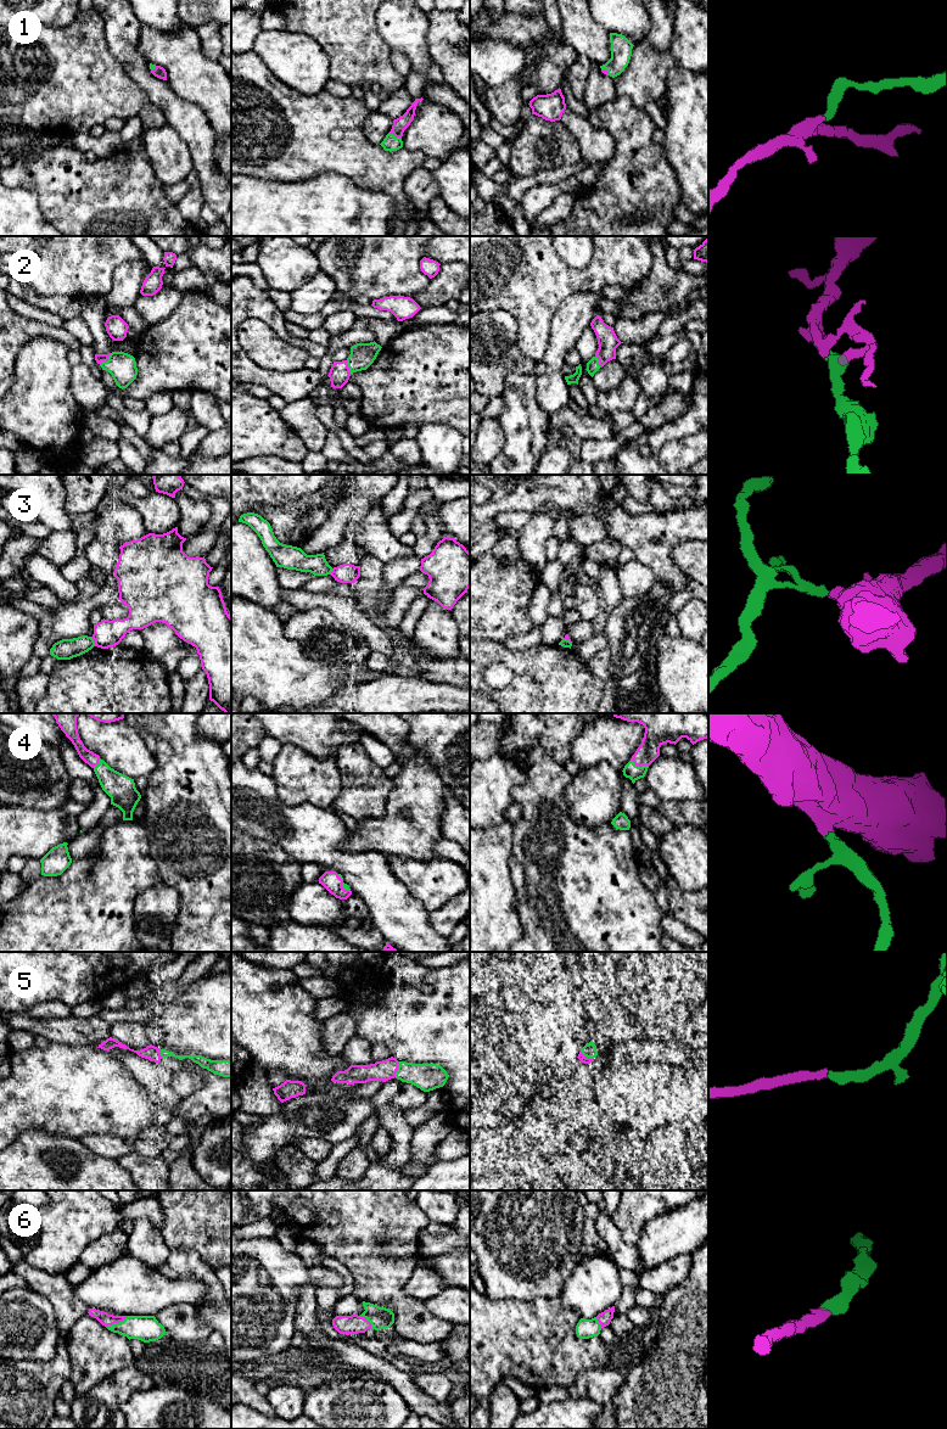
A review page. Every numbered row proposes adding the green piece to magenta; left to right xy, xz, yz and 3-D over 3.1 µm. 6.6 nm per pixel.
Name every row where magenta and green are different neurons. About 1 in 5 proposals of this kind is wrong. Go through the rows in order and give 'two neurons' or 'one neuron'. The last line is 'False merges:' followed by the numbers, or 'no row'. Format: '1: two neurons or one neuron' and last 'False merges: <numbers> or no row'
1: one neuron
2: one neuron
3: two neurons
4: one neuron
5: one neuron
6: one neuron
False merges: 3

